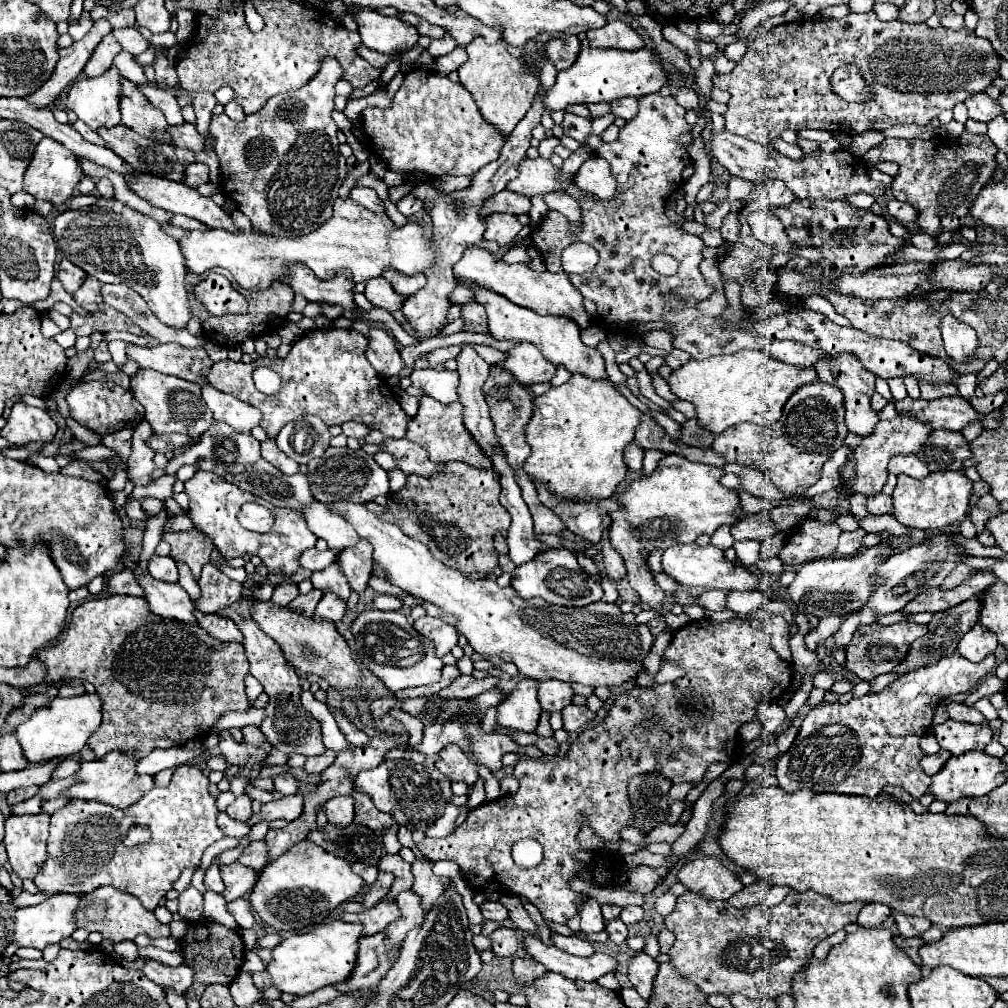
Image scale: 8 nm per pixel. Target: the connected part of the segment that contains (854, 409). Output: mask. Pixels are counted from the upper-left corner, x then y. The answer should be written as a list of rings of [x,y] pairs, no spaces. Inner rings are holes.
[[[837,356],[837,358],[829,358],[829,360],[821,360],[815,366],[817,376],[821,382],[829,382],[833,386],[837,386],[843,394],[845,394],[845,424],[847,430],[857,434],[857,436],[869,436],[875,430],[875,424],[879,422],[879,414],[871,408],[871,396],[875,394],[875,376],[871,376],[871,372],[867,372],[859,360],[855,360],[853,356]]]

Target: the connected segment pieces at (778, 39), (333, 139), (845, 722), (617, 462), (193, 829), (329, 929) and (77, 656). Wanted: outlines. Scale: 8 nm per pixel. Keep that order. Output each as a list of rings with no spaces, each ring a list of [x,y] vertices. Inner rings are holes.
[[[865,12],[849,14],[841,20],[815,16],[775,26],[751,42],[737,66],[729,74],[717,74],[713,84],[731,94],[731,100],[727,102],[729,108],[725,112],[725,130],[753,142],[773,144],[783,130],[799,132],[803,128],[817,128],[831,134],[845,132],[855,136],[867,130],[887,130],[895,124],[927,126],[943,110],[951,110],[969,96],[985,92],[997,76],[999,54],[993,50],[989,40],[975,36],[975,32],[967,28],[929,28],[927,24],[907,24],[901,20],[883,22],[875,16],[875,12]],[[843,64],[859,64],[859,68],[863,68],[867,84],[875,90],[875,100],[871,100],[871,104],[851,104],[839,100],[839,96],[831,92],[829,78],[835,68]]]
[[[325,56],[321,60],[321,68],[319,72],[299,90],[295,92],[287,92],[287,94],[279,94],[275,98],[271,98],[259,112],[255,114],[249,114],[243,122],[235,122],[231,120],[227,114],[221,114],[221,116],[213,116],[211,118],[211,124],[209,124],[209,134],[215,138],[215,154],[219,158],[219,166],[221,166],[221,180],[219,180],[219,188],[221,188],[221,194],[233,202],[253,224],[255,228],[259,228],[261,232],[271,232],[273,236],[299,236],[299,234],[307,234],[307,232],[313,232],[315,228],[319,228],[319,224],[327,222],[331,216],[333,216],[333,202],[337,200],[337,192],[343,184],[343,178],[345,178],[345,158],[341,156],[339,152],[339,142],[337,142],[337,124],[333,122],[331,118],[331,112],[333,112],[333,98],[335,98],[335,84],[343,78],[343,68],[339,66],[339,62],[331,56]]]
[[[959,652],[951,656],[943,656],[937,664],[913,670],[895,682],[891,682],[885,690],[877,694],[867,694],[863,698],[853,698],[847,704],[839,702],[823,702],[809,710],[809,714],[803,718],[799,734],[791,748],[779,756],[777,760],[777,782],[785,792],[795,792],[799,788],[809,788],[815,792],[837,792],[837,794],[855,794],[855,796],[867,796],[875,798],[881,794],[881,790],[887,784],[905,788],[913,798],[921,798],[925,790],[929,788],[931,780],[921,770],[919,762],[925,756],[925,752],[919,746],[919,740],[929,732],[931,720],[933,720],[933,708],[951,694],[963,694],[971,692],[977,682],[987,676],[995,668],[995,654],[987,656],[985,660],[973,664],[967,658],[963,658]]]
[[[573,374],[567,384],[551,388],[543,396],[535,396],[533,400],[533,414],[525,426],[525,438],[531,446],[531,456],[525,462],[527,476],[533,482],[541,482],[559,500],[585,502],[611,498],[627,474],[627,466],[623,466],[623,448],[635,438],[639,416],[643,414],[617,392],[613,382],[591,380],[587,376]]]
[[[193,764],[179,766],[169,786],[153,788],[151,792],[147,792],[147,796],[143,796],[143,800],[125,810],[113,808],[99,800],[71,800],[67,806],[63,806],[51,816],[47,858],[43,868],[39,870],[39,876],[35,876],[33,882],[43,894],[87,894],[101,886],[113,886],[125,894],[137,896],[147,910],[155,910],[159,900],[173,888],[181,872],[189,866],[199,866],[205,848],[223,838],[223,832],[215,824],[215,818],[217,806],[215,798],[209,794],[209,778]],[[133,824],[147,826],[153,838],[147,844],[127,848],[123,840]]]
[[[335,920],[329,924],[321,924],[313,932],[285,938],[279,946],[273,948],[273,962],[267,966],[273,986],[281,992],[305,996],[323,986],[345,982],[357,964],[361,932],[363,932],[363,924],[359,922],[349,924],[343,920]]]
[[[107,596],[107,598],[93,598],[93,600],[87,600],[83,602],[81,606],[77,606],[71,614],[71,622],[69,622],[69,628],[67,628],[67,636],[53,644],[53,646],[47,646],[43,650],[37,652],[37,658],[41,662],[47,664],[47,684],[41,684],[41,686],[35,686],[31,690],[27,690],[25,694],[29,692],[45,692],[45,688],[49,686],[49,682],[59,682],[61,678],[79,678],[79,680],[87,680],[95,686],[95,690],[101,700],[103,700],[103,722],[101,726],[91,734],[89,738],[89,746],[93,748],[95,756],[101,758],[105,756],[107,752],[111,750],[129,750],[129,752],[135,752],[135,756],[147,756],[151,754],[155,748],[173,748],[173,746],[185,746],[185,742],[189,738],[203,738],[211,728],[213,724],[217,722],[217,718],[227,712],[227,710],[247,710],[249,706],[249,700],[247,700],[247,694],[245,694],[245,676],[249,674],[249,664],[247,664],[247,656],[245,656],[245,650],[243,650],[243,644],[227,644],[227,642],[219,642],[215,640],[213,636],[209,636],[199,624],[185,624],[185,622],[179,622],[179,620],[171,620],[171,618],[161,618],[161,616],[155,616],[149,608],[147,608],[147,600],[145,598],[135,598],[135,596]]]

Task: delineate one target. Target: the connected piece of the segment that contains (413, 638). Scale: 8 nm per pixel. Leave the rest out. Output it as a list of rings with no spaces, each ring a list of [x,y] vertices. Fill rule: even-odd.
[[[361,612],[349,624],[349,630],[355,636],[355,644],[351,646],[355,662],[363,664],[379,682],[385,684],[389,692],[429,686],[441,678],[443,662],[441,658],[433,656],[433,644],[419,634],[401,612]]]

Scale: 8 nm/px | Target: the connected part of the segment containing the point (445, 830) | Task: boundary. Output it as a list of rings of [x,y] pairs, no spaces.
[[[447,804],[443,816],[425,831],[426,837],[441,838],[448,836],[453,831],[455,821],[459,814],[460,810],[457,806]]]

